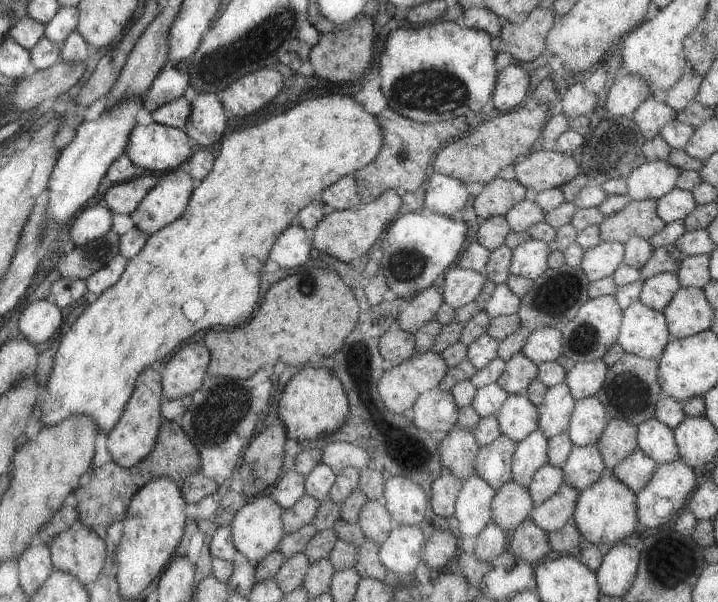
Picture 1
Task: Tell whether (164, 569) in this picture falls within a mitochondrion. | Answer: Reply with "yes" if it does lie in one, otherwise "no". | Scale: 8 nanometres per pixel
no

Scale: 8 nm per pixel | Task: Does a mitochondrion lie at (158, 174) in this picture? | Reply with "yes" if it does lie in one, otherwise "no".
no

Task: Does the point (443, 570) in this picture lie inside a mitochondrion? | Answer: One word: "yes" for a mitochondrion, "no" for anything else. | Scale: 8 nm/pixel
no

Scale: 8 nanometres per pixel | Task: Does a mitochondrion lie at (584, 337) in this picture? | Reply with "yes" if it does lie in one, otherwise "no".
yes

